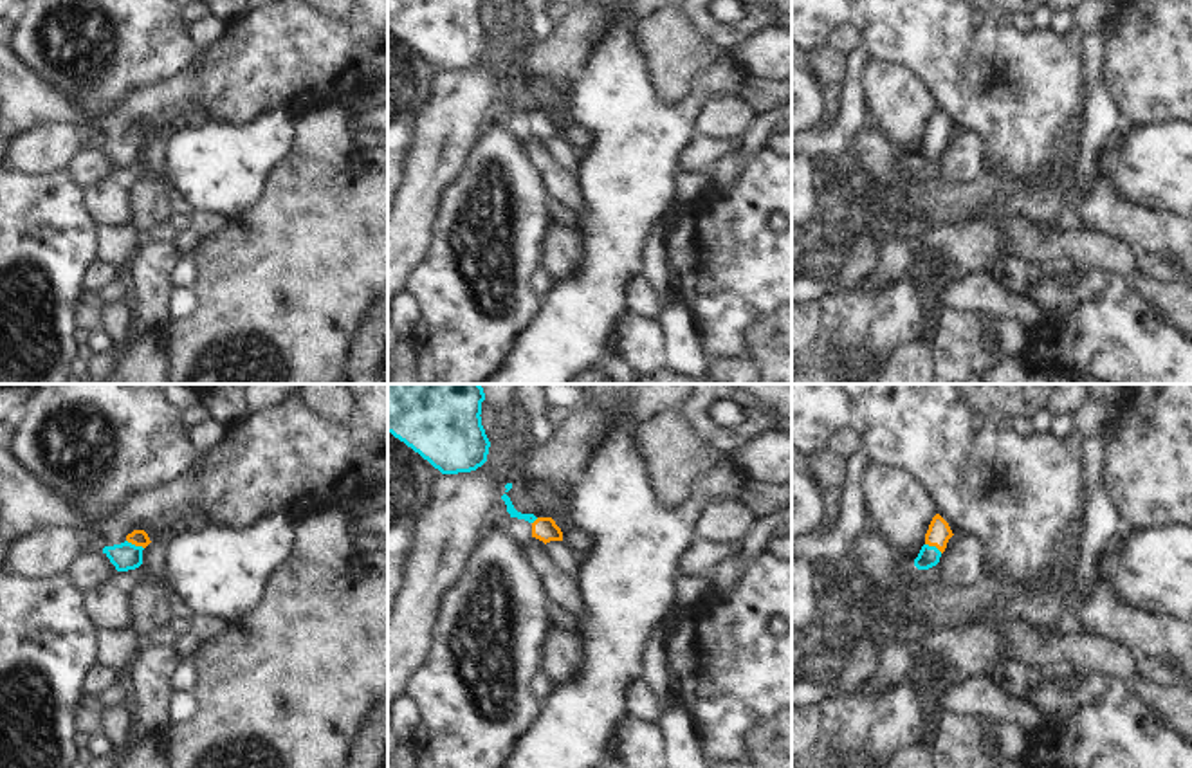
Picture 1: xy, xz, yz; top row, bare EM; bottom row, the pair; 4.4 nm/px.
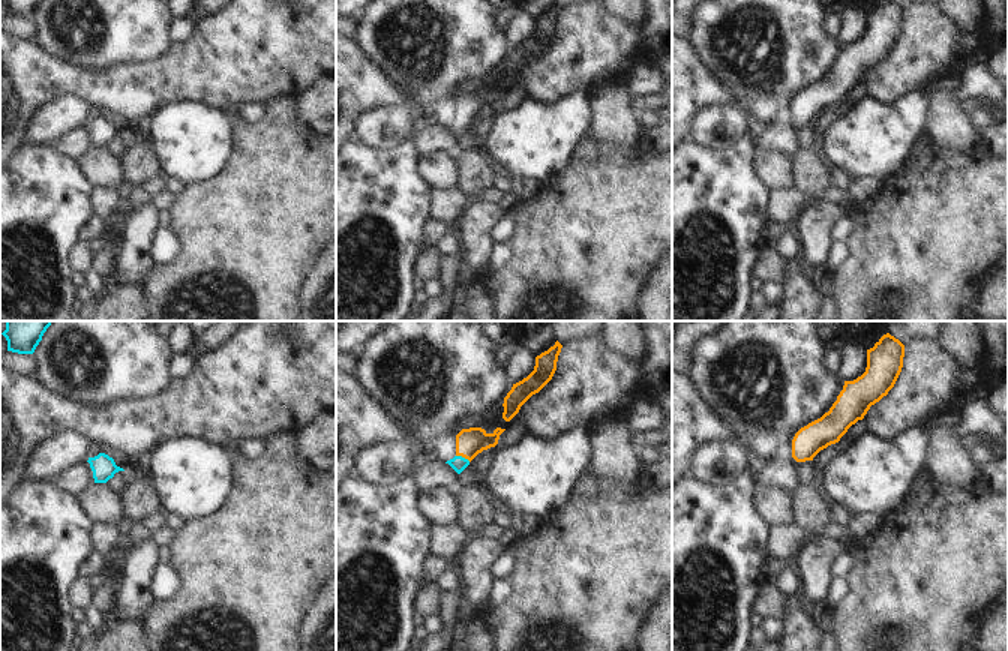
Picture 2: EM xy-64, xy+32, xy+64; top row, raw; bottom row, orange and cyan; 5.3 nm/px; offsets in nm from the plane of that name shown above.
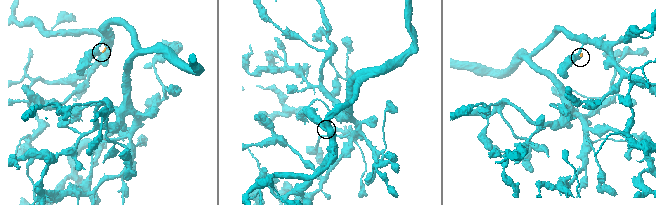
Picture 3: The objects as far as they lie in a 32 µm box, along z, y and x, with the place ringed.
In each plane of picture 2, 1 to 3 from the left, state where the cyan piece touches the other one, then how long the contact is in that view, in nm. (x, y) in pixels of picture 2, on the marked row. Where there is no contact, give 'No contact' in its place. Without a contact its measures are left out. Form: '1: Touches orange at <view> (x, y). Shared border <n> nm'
1: No contact
2: Touches orange at xy+32 (464, 456). Shared border 90 nm
3: No contact

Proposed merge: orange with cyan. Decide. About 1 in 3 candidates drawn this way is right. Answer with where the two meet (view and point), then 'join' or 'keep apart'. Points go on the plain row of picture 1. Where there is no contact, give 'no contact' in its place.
meets orange in xy at (136, 141); join

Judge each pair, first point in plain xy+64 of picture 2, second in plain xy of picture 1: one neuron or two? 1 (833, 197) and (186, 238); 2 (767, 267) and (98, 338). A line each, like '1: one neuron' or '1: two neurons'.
1: two neurons
2: two neurons

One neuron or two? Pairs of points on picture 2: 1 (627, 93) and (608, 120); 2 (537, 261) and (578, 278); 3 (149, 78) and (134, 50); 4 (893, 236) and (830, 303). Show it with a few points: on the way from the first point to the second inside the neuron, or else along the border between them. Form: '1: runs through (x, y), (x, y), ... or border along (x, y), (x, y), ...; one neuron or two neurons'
1: runs through (621, 99), (614, 107), (614, 114); one neuron
2: runs through (548, 261), (561, 261), (567, 267); one neuron
3: border along (173, 47), (158, 59), (123, 62), (107, 69); two neurons
4: border along (831, 297), (837, 305); two neurons

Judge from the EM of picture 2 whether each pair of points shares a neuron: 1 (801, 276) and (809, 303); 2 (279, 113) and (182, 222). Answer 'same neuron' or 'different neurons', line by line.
1: same neuron
2: different neurons

